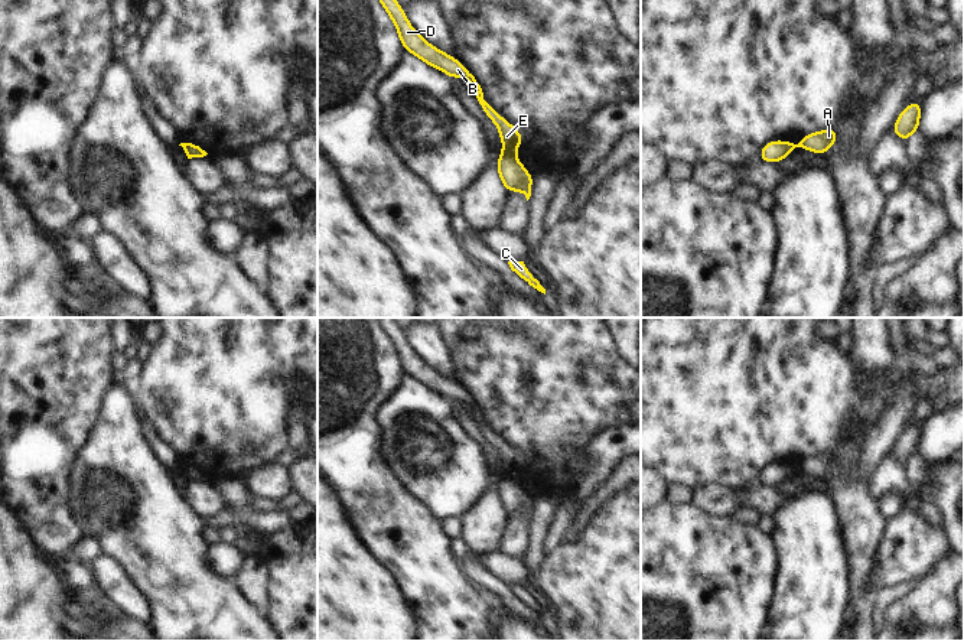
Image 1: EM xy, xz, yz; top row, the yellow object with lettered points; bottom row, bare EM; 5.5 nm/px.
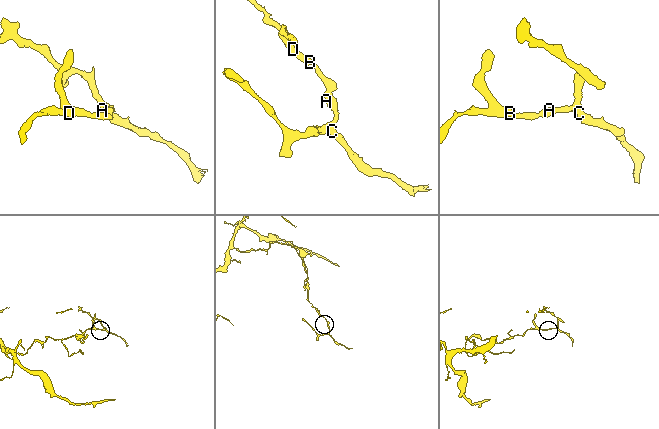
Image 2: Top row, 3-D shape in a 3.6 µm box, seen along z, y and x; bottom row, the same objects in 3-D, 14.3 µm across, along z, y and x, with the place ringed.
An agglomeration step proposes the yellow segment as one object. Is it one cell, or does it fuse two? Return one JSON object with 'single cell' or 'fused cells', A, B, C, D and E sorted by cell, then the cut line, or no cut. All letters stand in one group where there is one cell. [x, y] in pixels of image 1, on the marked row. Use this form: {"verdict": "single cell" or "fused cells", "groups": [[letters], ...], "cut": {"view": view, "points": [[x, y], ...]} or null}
{"verdict": "fused cells", "groups": [["A", "C"], ["B", "D", "E"]], "cut": {"view": "xz", "points": [[502, 149], [514, 155]]}}

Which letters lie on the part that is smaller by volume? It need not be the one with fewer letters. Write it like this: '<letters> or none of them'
A, C

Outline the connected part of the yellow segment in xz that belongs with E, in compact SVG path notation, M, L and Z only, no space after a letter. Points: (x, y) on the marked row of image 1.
M378 0L382 9L390 16L395 30L398 33L400 43L411 55L429 66L442 71L449 78L466 79L473 88L473 98L485 115L496 126L502 150L515 154L518 146L524 141L524 136L507 121L485 98L481 85L476 82L470 71L457 61L453 55L449 55L434 45L429 43L410 23L404 9L397 0Z

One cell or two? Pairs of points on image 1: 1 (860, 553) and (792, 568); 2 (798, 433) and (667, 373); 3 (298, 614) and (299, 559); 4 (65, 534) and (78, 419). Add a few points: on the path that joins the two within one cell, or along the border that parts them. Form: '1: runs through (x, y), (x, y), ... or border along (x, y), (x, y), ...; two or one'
1: border along (842, 523), (852, 589); two
2: runs through (765, 400), (745, 380), (725, 373), (700, 373); one
3: runs through (299, 601), (299, 572); one
4: runs through (58, 506), (58, 448); one

